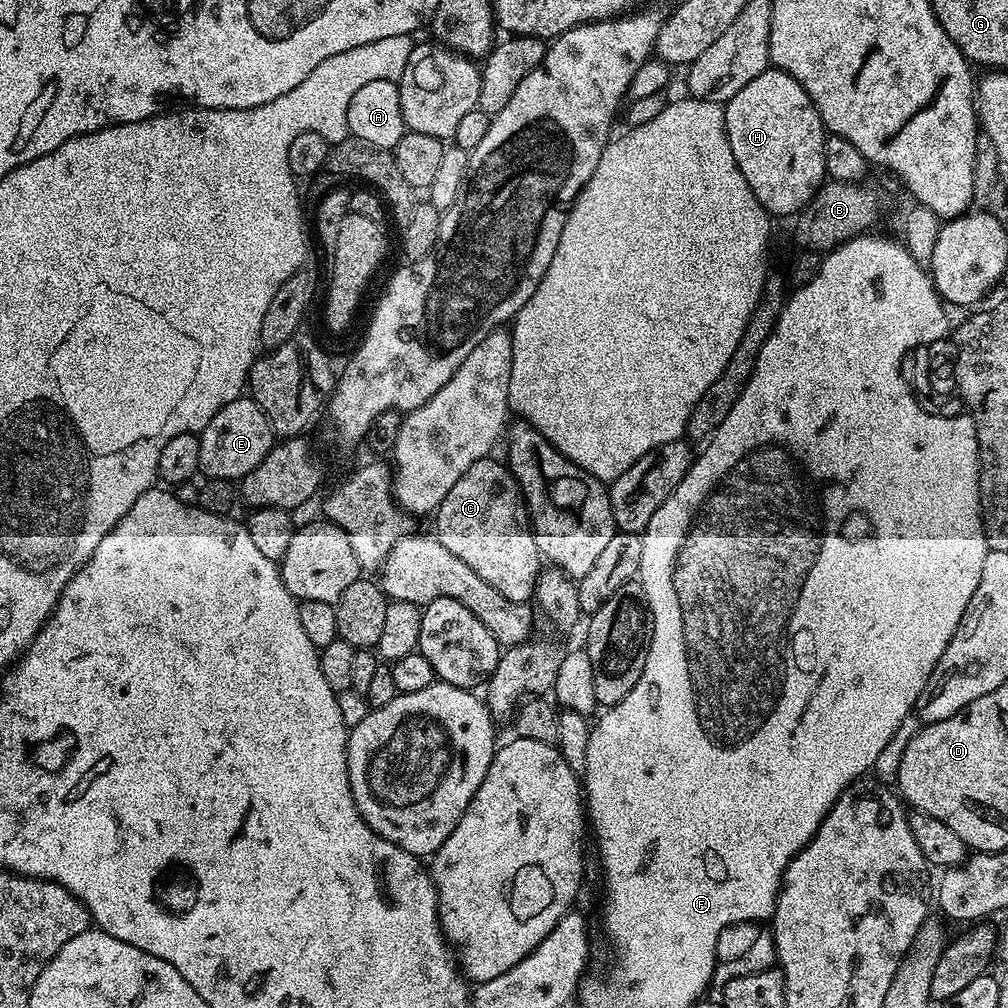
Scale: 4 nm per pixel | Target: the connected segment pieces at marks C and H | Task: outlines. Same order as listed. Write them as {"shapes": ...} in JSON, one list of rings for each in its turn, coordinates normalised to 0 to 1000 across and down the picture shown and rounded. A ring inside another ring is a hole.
{"shapes":[[[[489,454],[470,458],[431,509],[433,535],[446,546],[470,569],[482,573],[490,585],[510,597],[525,598],[532,589],[532,575],[538,566],[538,553],[532,541],[532,530],[524,515],[524,504],[514,478],[503,459]]],[[[769,65],[752,73],[718,103],[718,128],[736,177],[763,212],[785,215],[801,207],[806,193],[819,179],[819,128],[792,80]]]]}

